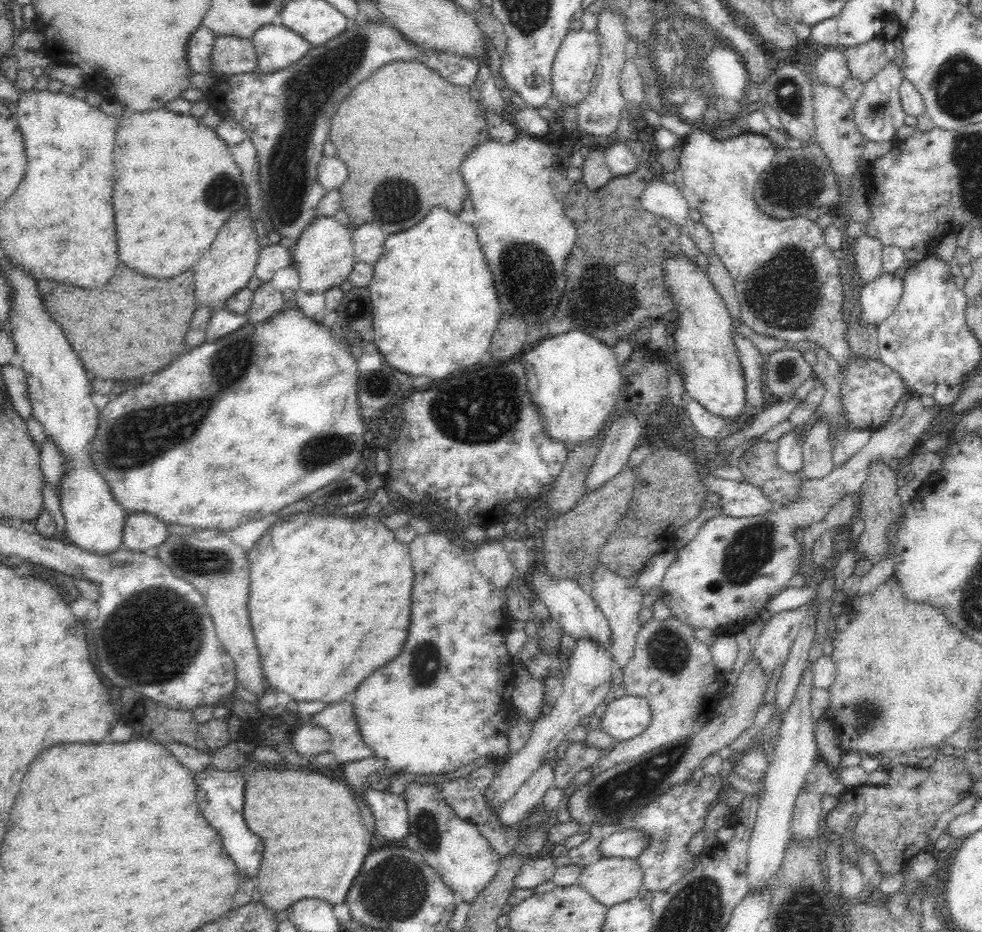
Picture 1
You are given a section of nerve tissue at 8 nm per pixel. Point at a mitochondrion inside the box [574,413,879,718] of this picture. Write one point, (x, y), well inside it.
(751, 548)

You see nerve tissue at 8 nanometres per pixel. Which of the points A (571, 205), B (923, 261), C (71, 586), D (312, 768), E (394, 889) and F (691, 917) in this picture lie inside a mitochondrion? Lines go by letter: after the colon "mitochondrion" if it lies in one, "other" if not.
A: other
B: other
C: other
D: other
E: mitochondrion
F: mitochondrion

